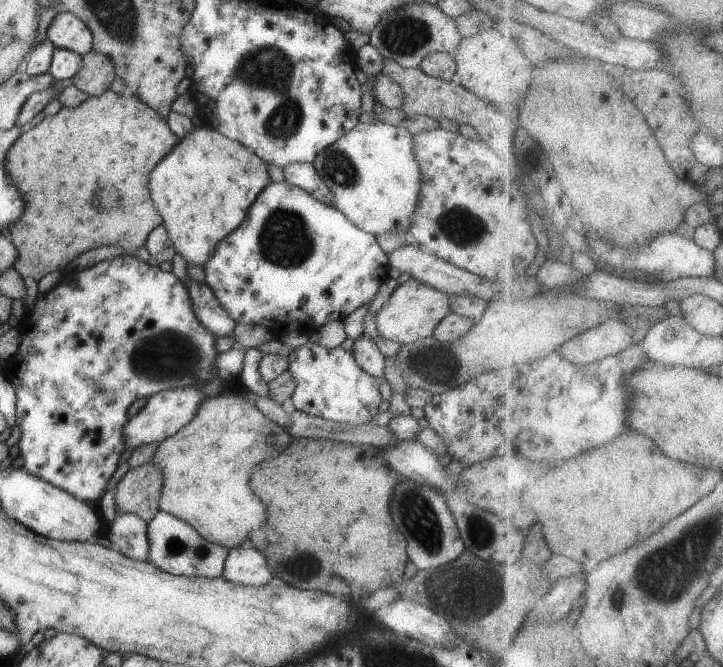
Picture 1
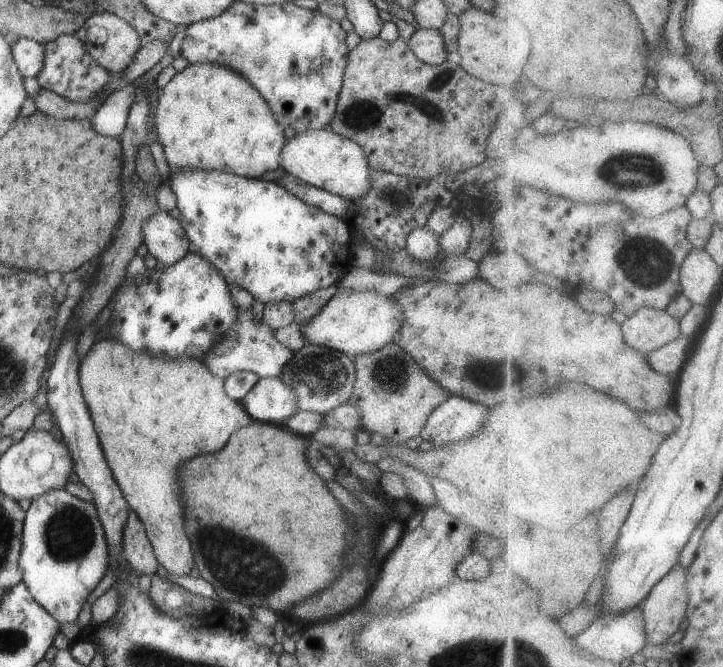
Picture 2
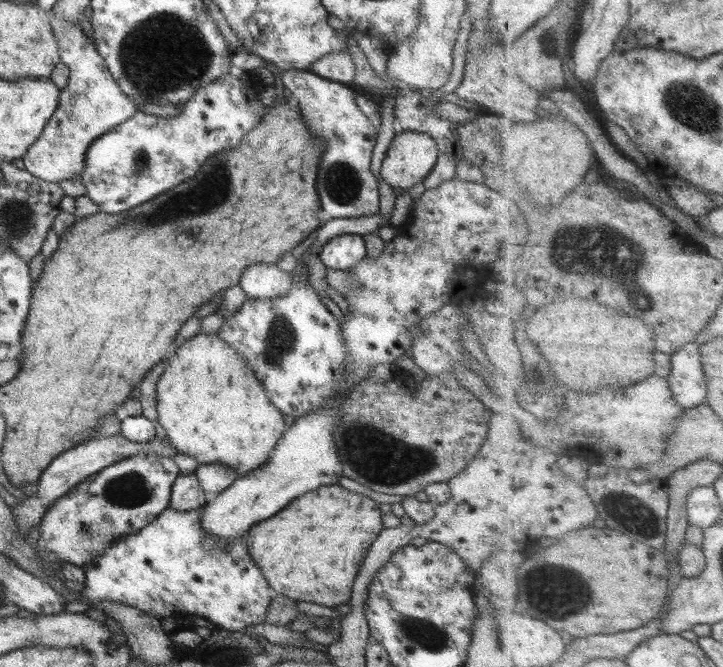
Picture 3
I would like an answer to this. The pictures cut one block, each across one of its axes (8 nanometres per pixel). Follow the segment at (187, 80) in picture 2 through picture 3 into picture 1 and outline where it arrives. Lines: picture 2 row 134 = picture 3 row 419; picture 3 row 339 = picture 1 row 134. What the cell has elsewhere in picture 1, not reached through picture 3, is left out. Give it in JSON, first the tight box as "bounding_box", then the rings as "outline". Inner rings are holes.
{"bounding_box":[150,128,270,266],"outline":[[[196,128],[182,138],[182,142],[152,170],[150,174],[150,196],[156,206],[176,253],[180,254],[187,264],[204,266],[218,242],[236,230],[248,214],[254,198],[270,184],[268,164],[254,154],[250,148],[236,140],[226,138],[218,130]]]}

